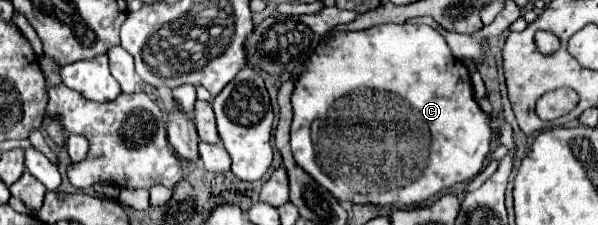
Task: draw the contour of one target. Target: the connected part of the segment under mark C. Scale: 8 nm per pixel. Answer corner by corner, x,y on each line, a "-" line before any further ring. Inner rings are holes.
391,23
391,25
381,25
381,27
373,27
373,29
365,29
365,31
351,31
351,33
339,31
339,33
327,35
327,37
329,39
325,39
321,43
321,47
315,51
315,55
309,59
309,63
305,67
305,75
303,75
303,79
297,79
297,87
293,91
291,103
293,103
295,117
291,123
291,149
293,149
295,161
319,185
323,185
337,201
349,201
349,203
361,203
361,205
371,203
371,205
415,207
415,205
431,199
433,195
439,195
443,189
453,187
457,183
467,183
477,173
481,173
481,169
491,153
491,141
493,141
495,133
491,129
489,117
481,111
481,107
475,101
469,69
459,59
453,57
451,49
445,43
445,39
441,37
441,33
437,33
429,25
411,25
411,23
393,25

